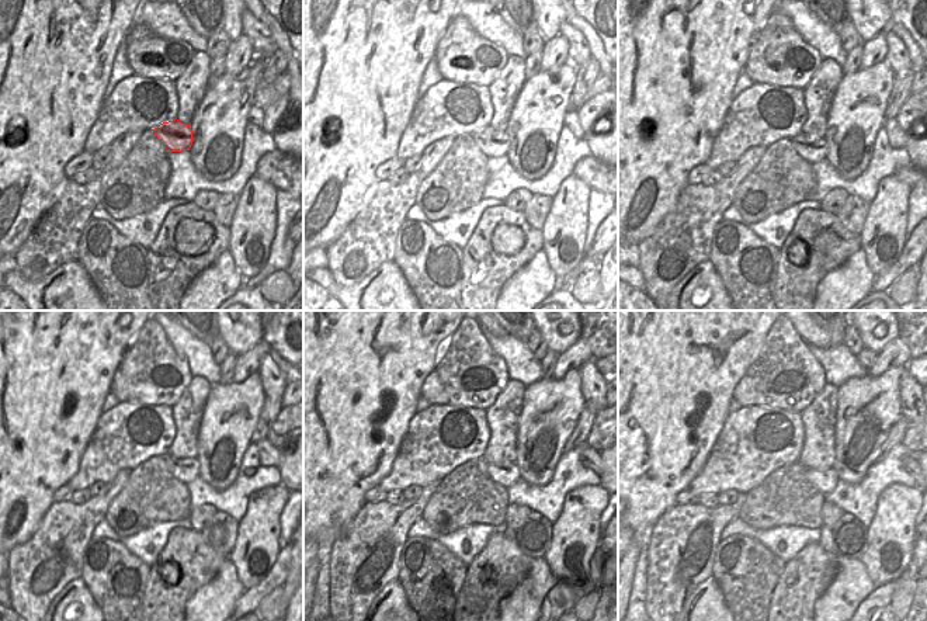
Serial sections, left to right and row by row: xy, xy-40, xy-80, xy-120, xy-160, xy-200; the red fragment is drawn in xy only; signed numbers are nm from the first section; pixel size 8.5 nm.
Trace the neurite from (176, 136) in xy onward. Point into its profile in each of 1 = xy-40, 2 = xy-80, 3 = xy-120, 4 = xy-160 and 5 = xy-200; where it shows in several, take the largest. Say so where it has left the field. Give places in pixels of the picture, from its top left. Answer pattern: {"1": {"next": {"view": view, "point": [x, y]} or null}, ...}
{"1": {"next": {"view": "xy-40", "point": [493, 144]}}, "2": {"next": {"view": "xy-80", "point": [812, 149]}}, "3": {"next": {"view": "xy-120", "point": [186, 469]}}, "4": {"next": {"view": "xy-160", "point": [506, 475]}}, "5": {"next": {"view": "xy-200", "point": [825, 481]}}}

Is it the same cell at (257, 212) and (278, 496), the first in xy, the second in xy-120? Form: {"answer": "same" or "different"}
{"answer": "same"}

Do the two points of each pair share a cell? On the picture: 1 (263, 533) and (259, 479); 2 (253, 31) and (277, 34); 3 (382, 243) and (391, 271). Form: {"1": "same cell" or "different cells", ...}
{"1": "different cells", "2": "different cells", "3": "different cells"}

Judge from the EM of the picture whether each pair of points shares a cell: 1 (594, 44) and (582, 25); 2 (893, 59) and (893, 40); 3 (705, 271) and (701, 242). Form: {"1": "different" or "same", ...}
{"1": "same", "2": "same", "3": "different"}

